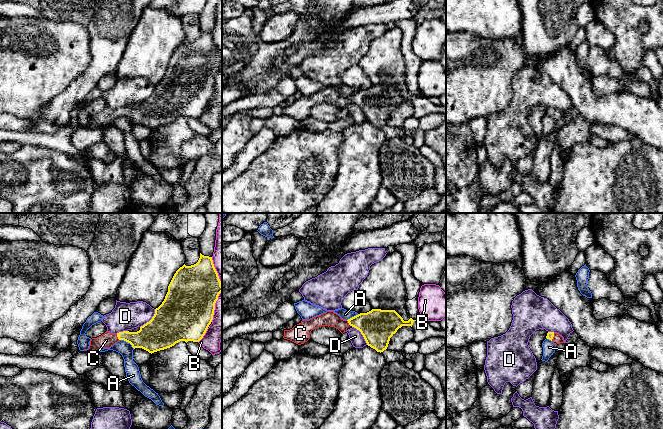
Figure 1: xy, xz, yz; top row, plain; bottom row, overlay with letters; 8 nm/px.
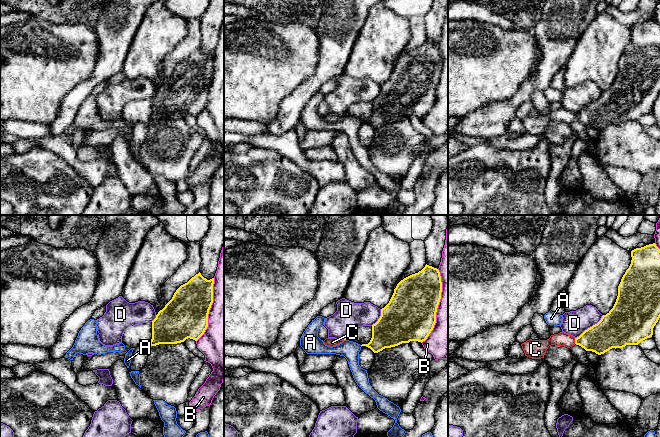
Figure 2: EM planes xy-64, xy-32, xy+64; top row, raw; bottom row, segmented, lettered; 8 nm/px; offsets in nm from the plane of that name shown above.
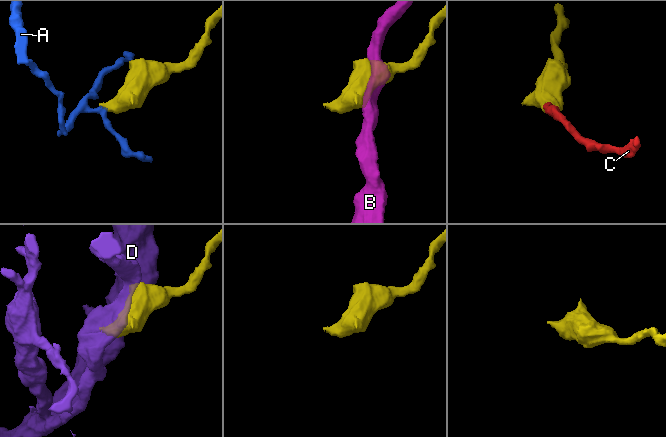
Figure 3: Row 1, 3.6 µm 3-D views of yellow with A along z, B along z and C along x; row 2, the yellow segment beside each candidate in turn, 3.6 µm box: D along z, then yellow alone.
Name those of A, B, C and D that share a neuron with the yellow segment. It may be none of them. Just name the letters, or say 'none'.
C

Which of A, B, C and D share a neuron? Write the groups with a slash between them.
A / B / C / D

